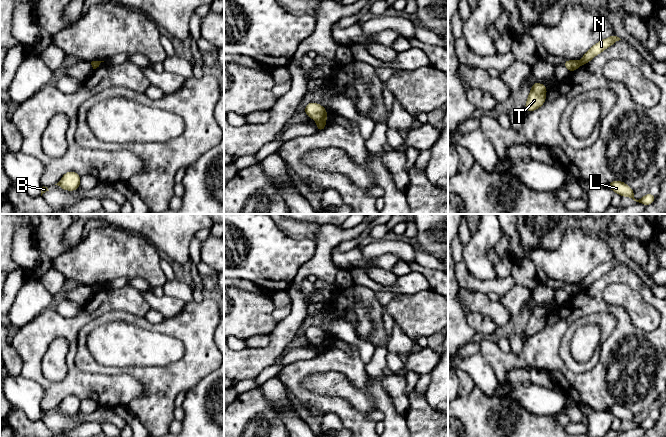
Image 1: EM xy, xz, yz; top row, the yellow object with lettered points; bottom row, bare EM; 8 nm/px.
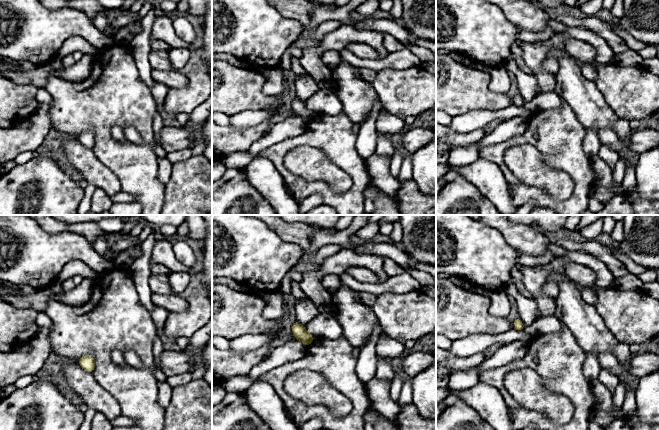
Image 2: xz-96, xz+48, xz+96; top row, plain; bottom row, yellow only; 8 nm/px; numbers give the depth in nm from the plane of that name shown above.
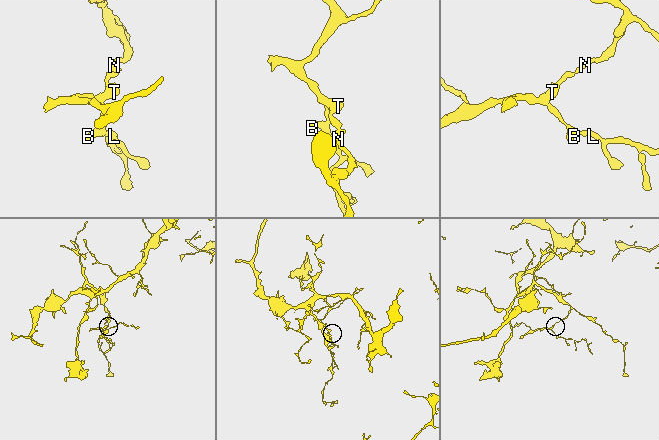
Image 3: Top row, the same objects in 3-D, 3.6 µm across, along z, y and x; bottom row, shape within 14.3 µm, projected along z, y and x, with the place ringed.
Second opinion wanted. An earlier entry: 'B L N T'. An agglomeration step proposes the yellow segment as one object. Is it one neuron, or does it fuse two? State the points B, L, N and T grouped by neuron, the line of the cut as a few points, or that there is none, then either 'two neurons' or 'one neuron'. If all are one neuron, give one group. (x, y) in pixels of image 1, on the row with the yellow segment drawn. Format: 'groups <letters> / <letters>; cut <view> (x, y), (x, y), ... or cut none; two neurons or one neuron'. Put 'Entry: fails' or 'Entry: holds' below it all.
groups B L T / N; cut xz (324, 120), (317, 123); two neurons
Entry: fails

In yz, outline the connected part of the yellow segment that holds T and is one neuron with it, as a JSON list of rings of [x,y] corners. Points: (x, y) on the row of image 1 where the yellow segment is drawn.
[[[534,82],[527,101],[524,105],[529,113],[532,113],[539,107],[544,105],[546,100],[547,87],[544,84]]]

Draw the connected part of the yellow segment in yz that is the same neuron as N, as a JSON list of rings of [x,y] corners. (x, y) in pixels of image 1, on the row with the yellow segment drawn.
[[[612,34],[610,37],[597,42],[580,59],[581,65],[589,63],[595,56],[599,55],[619,40],[621,40],[619,37]]]

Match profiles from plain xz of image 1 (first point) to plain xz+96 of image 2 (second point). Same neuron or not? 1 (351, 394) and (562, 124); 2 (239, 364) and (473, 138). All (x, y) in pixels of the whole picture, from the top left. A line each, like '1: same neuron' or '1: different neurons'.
1: different neurons
2: same neuron

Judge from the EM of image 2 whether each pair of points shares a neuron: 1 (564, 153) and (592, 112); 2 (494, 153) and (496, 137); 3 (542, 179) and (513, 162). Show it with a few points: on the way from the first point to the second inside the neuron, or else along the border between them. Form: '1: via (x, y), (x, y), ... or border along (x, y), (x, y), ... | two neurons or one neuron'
1: border along (569, 106), (575, 117), (587, 127) | two neurons
2: border along (517, 135), (498, 143), (485, 145), (479, 150) | two neurons
3: via (535, 172), (523, 162), (520, 162) | one neuron

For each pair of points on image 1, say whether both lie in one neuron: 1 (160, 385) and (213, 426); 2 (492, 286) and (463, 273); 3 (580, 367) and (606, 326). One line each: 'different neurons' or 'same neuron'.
1: different neurons
2: same neuron
3: same neuron

